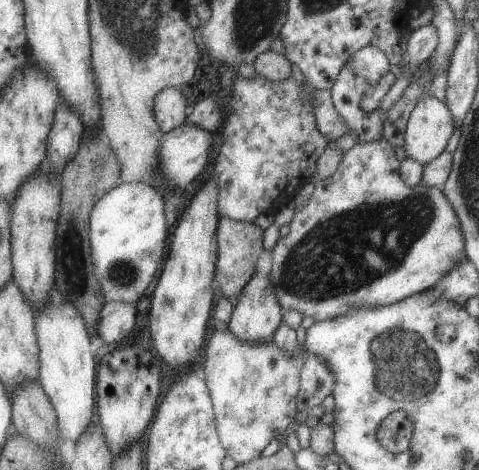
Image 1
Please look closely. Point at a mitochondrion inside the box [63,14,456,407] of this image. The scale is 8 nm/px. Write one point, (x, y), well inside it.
(346, 252)

